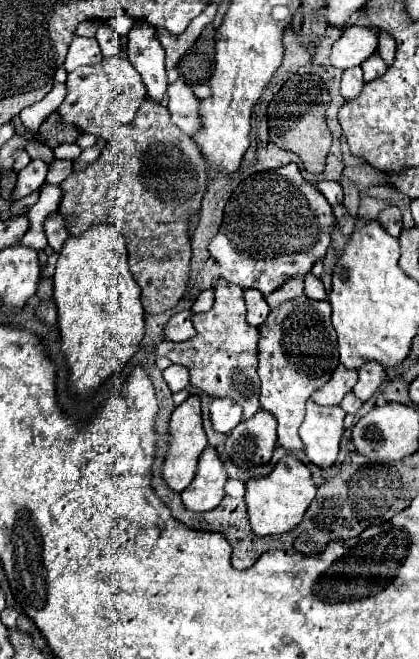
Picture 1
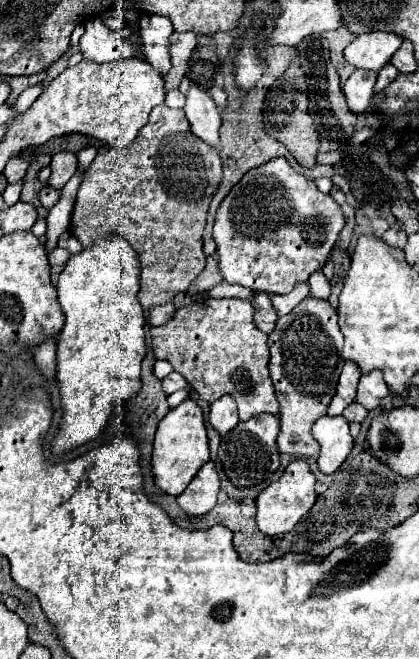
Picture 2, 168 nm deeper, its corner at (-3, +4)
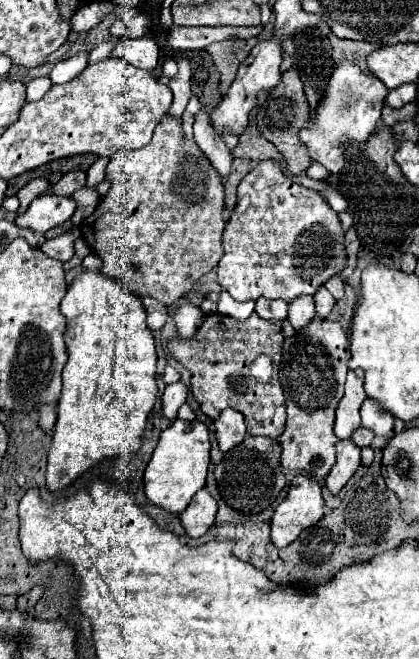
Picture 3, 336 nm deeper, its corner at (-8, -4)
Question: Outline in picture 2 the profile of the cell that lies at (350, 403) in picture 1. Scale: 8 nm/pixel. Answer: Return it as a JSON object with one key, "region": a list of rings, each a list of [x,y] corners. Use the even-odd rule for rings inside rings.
{"region":[[[352,402],[352,406],[346,406],[342,416],[348,420],[348,422],[362,422],[366,418],[368,410],[364,406],[360,406],[358,402]]]}

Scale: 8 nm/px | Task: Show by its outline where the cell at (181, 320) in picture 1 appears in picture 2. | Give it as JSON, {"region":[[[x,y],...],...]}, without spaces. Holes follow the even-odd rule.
{"region":[[[162,304],[162,306],[156,306],[152,308],[150,312],[150,324],[152,326],[162,326],[166,322],[170,322],[176,314],[176,306],[174,304]]]}

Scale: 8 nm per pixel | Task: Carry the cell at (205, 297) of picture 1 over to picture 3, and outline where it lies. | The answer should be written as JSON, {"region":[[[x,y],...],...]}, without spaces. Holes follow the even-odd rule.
{"region":[[[259,298],[255,302],[255,312],[261,318],[271,320],[271,322],[283,322],[287,318],[287,308],[289,308],[289,304],[287,302],[281,302],[281,300],[265,300],[265,298]]]}

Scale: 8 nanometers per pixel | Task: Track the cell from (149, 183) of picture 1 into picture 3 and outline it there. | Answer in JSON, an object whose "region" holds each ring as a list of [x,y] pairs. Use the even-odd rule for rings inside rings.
{"region":[[[165,116],[155,128],[149,144],[139,150],[121,150],[111,156],[107,180],[113,182],[109,194],[101,198],[97,210],[81,224],[85,242],[103,260],[101,274],[119,280],[135,296],[151,296],[167,306],[177,304],[193,284],[221,260],[221,232],[225,228],[225,194],[221,178],[217,178],[213,166],[203,156],[197,156],[197,144],[185,138],[181,120]]]}

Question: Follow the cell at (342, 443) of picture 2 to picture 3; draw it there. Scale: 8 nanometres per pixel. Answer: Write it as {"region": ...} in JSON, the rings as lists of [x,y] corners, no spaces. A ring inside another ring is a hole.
{"region":[[[351,440],[337,442],[337,462],[331,468],[329,476],[325,478],[325,484],[333,496],[341,492],[341,488],[347,484],[347,480],[357,472],[361,466],[361,450],[353,446]]]}

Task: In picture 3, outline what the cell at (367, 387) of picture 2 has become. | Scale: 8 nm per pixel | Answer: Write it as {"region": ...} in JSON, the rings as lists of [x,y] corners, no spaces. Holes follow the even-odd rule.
{"region":[[[367,398],[361,406],[361,426],[373,430],[381,440],[389,440],[393,436],[393,416],[385,414],[381,406],[377,408],[371,398]]]}

